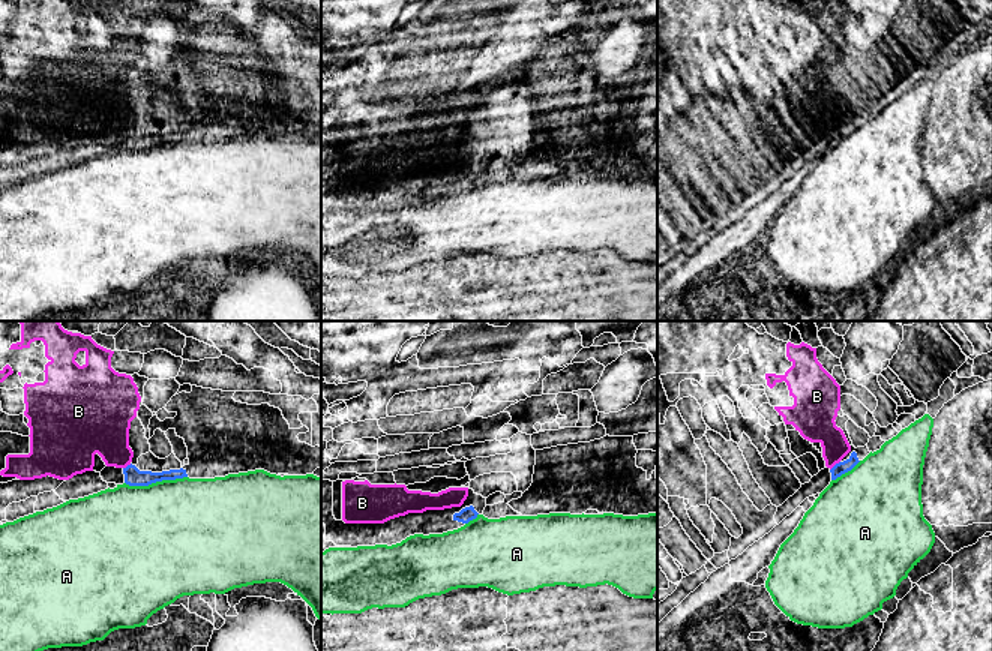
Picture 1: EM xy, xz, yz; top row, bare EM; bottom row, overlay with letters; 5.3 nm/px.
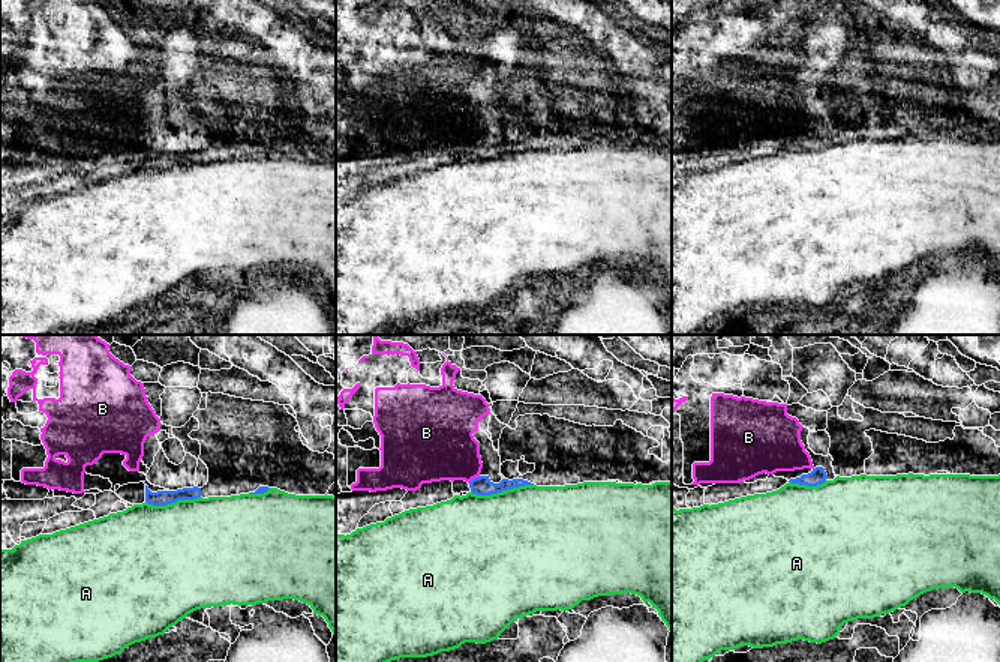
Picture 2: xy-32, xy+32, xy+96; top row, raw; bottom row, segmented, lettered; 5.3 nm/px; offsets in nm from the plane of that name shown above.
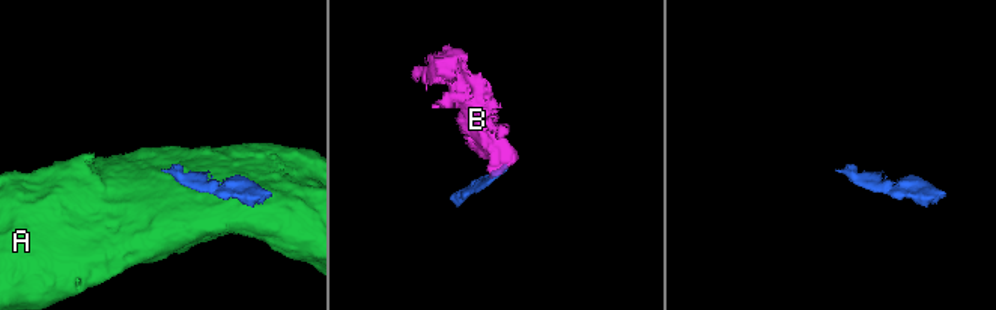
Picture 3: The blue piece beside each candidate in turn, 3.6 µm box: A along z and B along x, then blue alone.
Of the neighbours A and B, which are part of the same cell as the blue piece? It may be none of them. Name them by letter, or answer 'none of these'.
none of these

